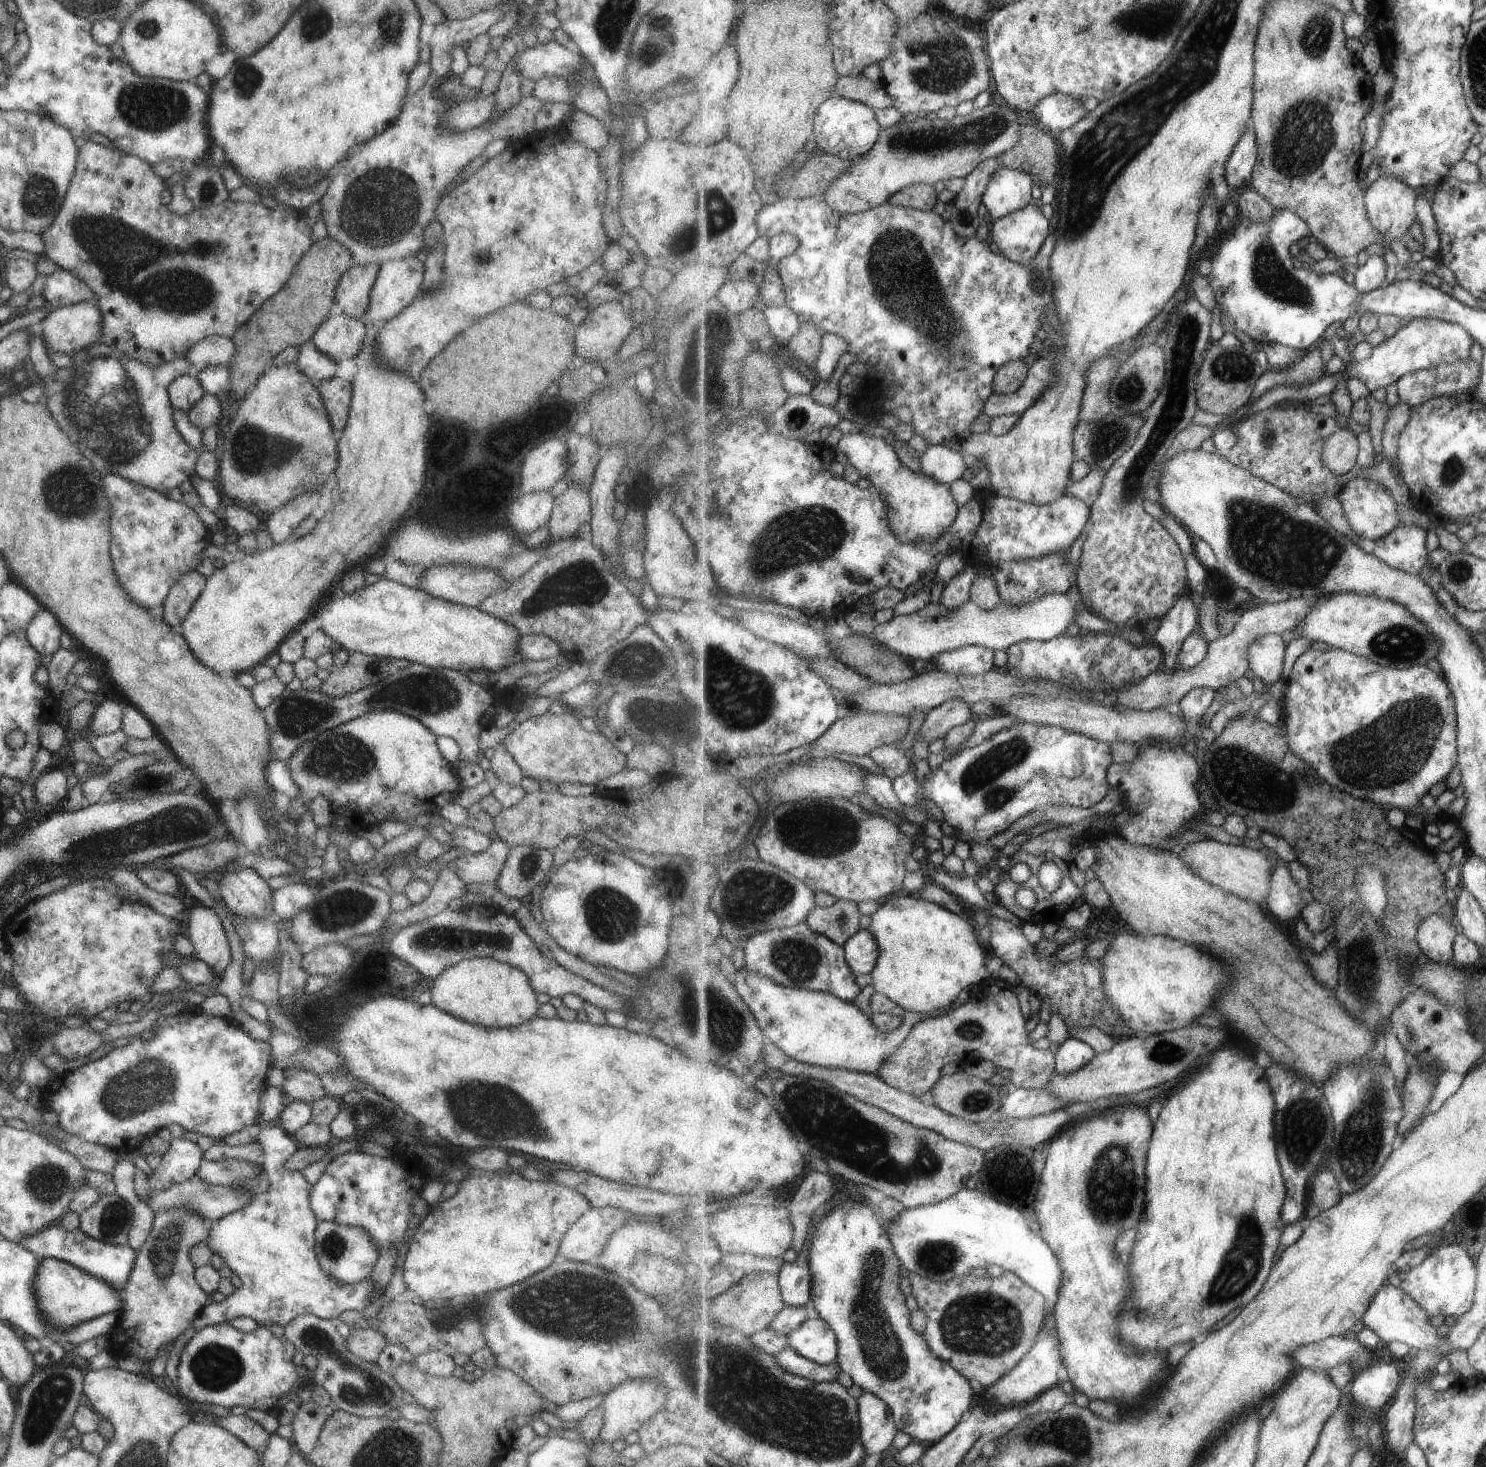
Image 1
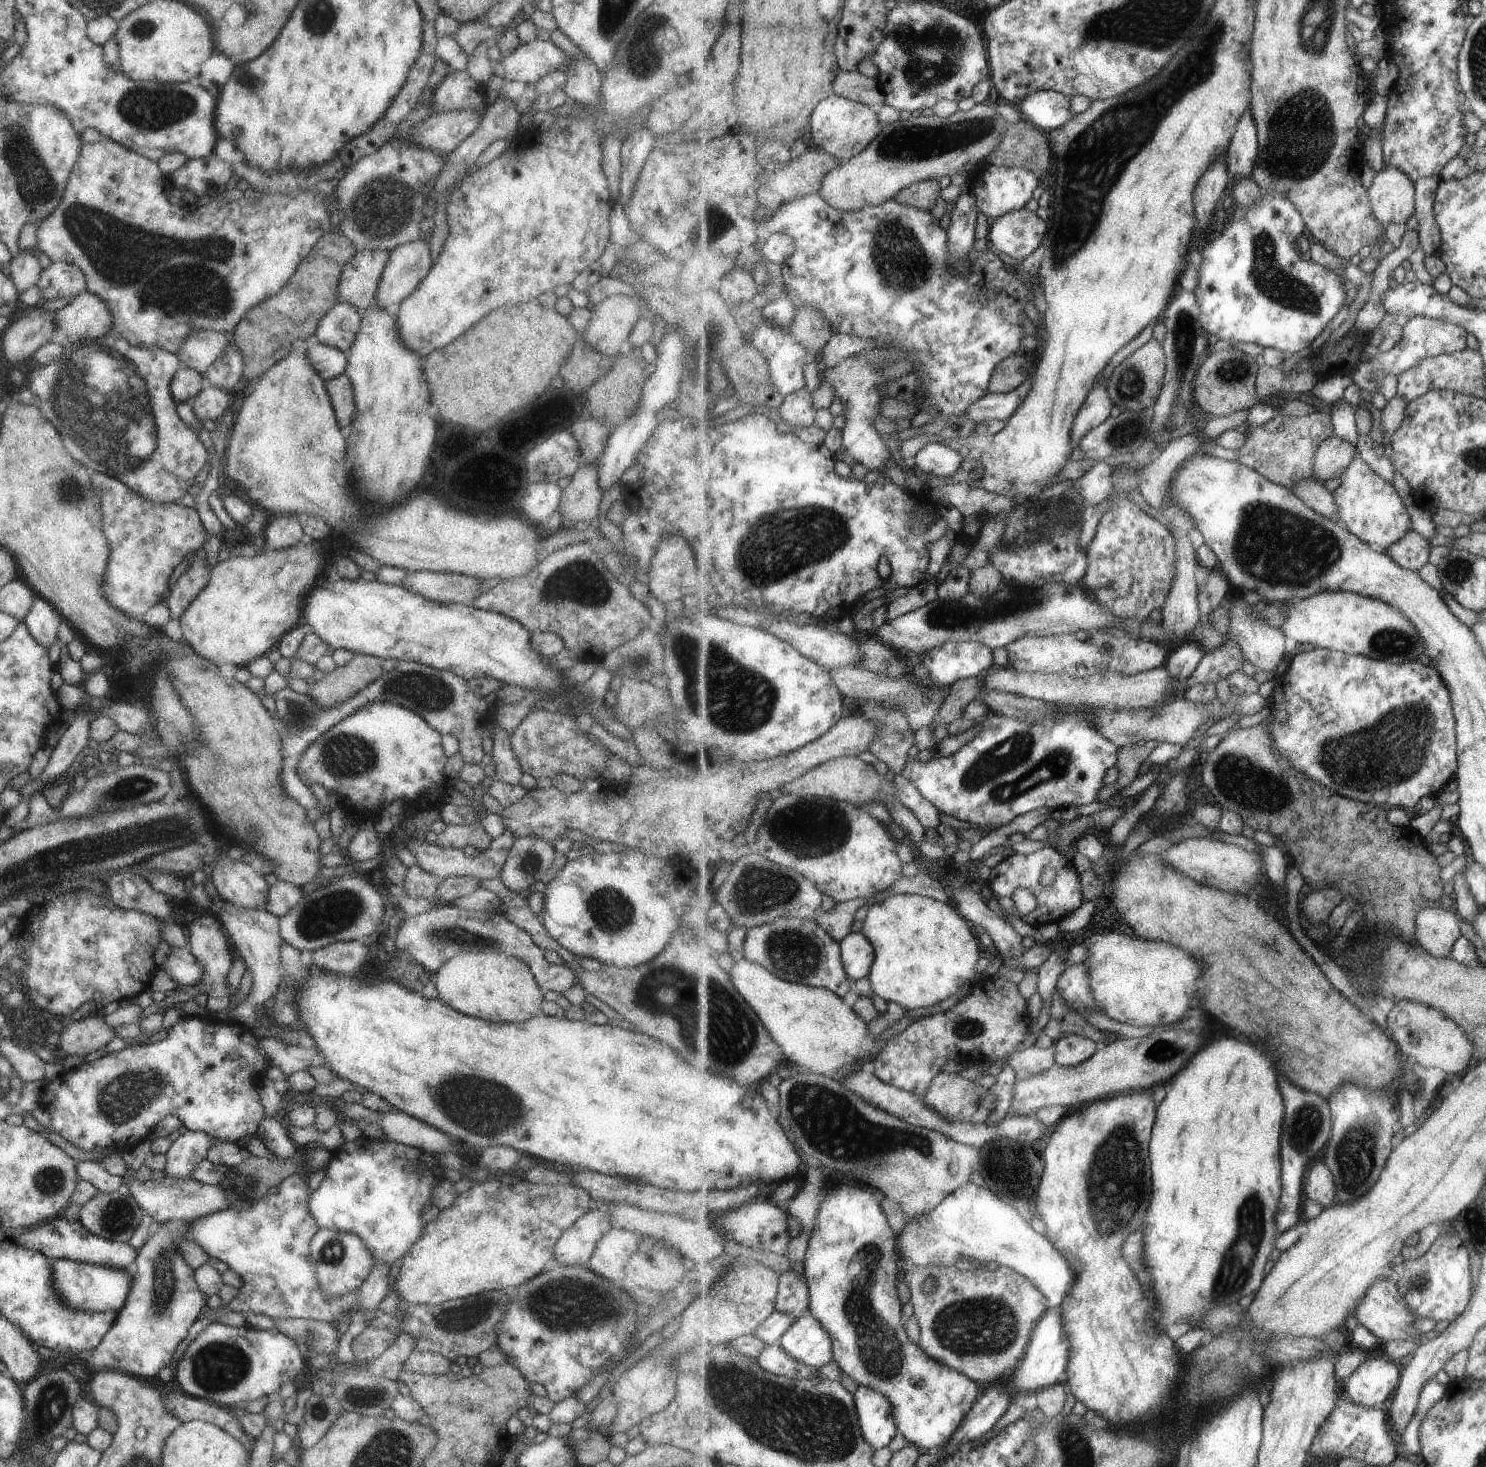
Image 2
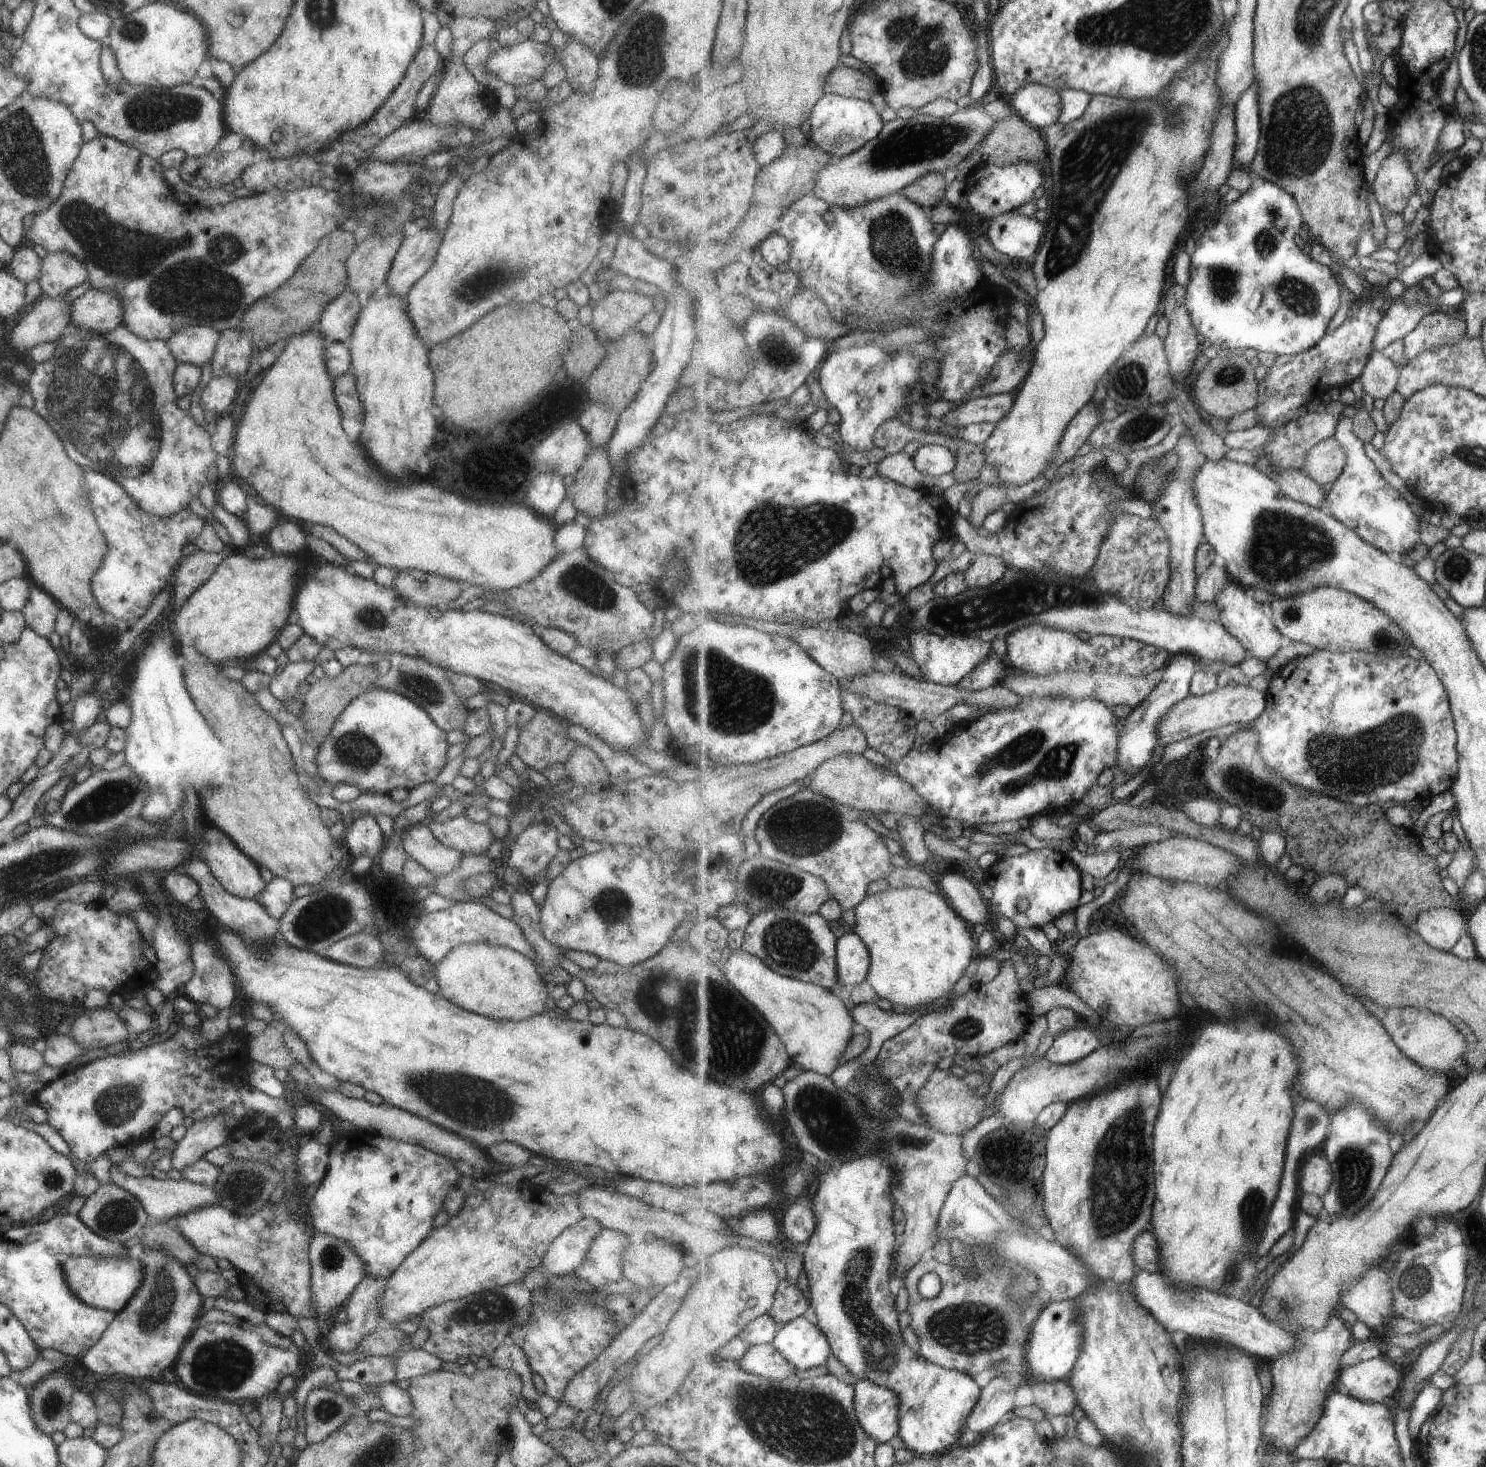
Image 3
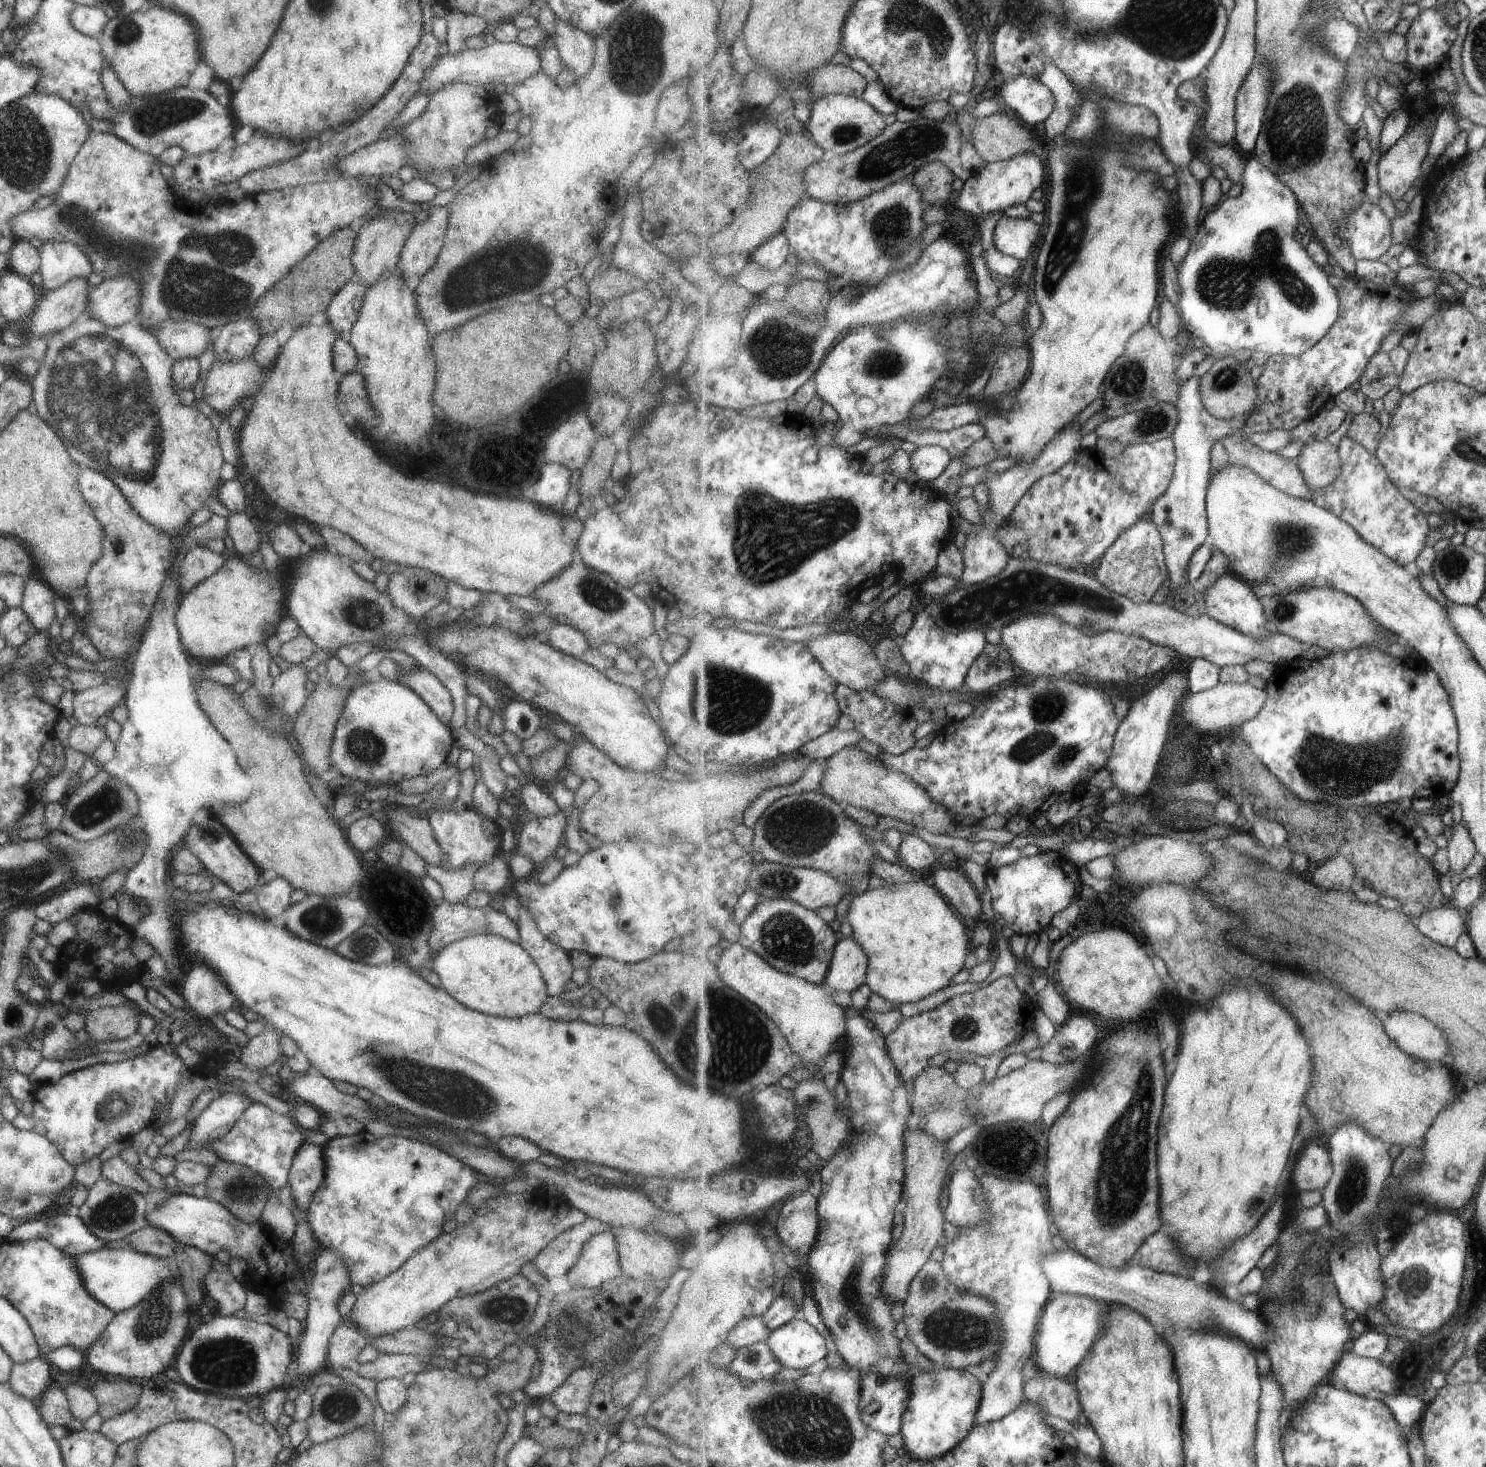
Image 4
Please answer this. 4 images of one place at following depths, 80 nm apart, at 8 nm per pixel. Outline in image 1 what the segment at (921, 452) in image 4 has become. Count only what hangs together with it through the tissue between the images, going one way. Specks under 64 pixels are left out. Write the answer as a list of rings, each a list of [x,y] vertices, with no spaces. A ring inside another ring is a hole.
[[[928,445],[926,451],[919,458],[921,472],[929,475],[932,479],[939,481],[940,483],[945,483],[952,485],[959,479],[963,479],[968,468],[970,467],[970,461],[967,460],[963,453],[954,452],[951,448],[944,445]]]

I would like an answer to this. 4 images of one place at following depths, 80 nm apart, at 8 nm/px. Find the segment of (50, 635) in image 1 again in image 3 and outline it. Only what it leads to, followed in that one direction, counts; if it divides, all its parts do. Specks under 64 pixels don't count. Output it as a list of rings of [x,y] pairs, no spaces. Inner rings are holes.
[[[31,583],[26,603],[21,611],[26,626],[35,634],[48,639],[54,630],[58,604],[45,591]]]

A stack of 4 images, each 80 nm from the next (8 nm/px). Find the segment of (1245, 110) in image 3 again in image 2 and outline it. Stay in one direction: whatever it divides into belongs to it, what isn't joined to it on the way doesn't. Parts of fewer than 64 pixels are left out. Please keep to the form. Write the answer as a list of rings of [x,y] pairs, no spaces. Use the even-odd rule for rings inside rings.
[[[1249,110],[1229,144],[1226,165],[1232,181],[1251,178],[1259,156],[1259,145],[1258,128]]]

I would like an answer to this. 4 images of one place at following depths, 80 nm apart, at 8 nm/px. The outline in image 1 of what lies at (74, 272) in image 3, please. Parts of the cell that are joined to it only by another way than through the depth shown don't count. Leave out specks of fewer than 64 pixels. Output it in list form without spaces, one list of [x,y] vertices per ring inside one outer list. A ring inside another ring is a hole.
[[[59,268],[55,272],[44,276],[40,295],[51,308],[95,299],[93,292],[84,282],[73,277],[68,270]]]

